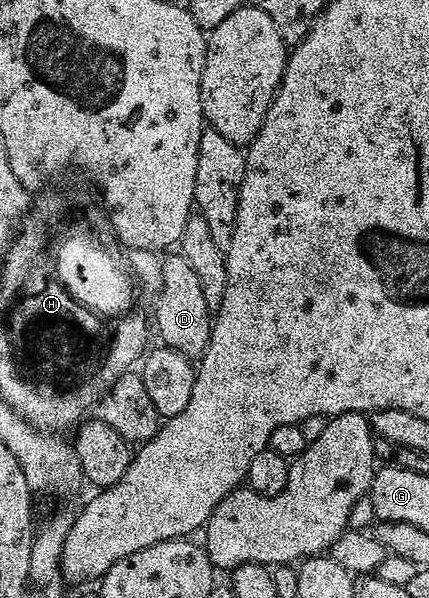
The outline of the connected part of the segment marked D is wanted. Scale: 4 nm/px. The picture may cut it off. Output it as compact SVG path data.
M182 256L167 258L163 264L163 289L158 291L159 307L153 313L157 334L163 337L162 345L169 350L177 350L192 360L202 359L211 343L213 312L205 304L205 288L193 270L193 264Z

